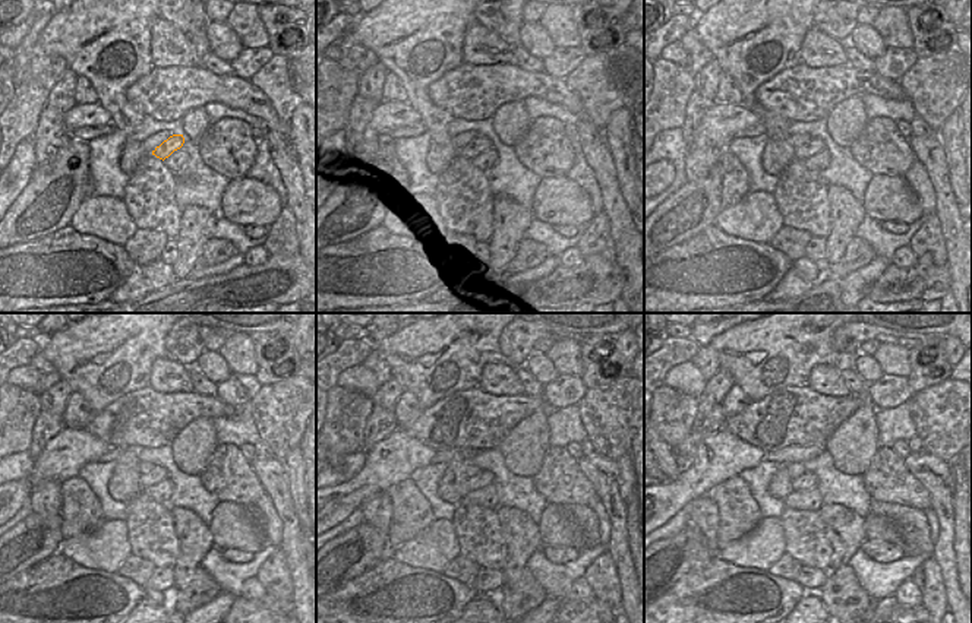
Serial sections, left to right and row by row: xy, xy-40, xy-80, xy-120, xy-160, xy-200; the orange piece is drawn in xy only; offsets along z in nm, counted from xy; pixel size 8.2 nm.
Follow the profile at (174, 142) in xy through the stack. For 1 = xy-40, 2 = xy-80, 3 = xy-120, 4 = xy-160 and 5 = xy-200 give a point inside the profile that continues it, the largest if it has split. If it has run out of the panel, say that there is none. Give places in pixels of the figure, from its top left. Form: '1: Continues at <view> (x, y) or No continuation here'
1: Continues at xy-40 (476, 146)
2: Continues at xy-80 (814, 145)
3: Continues at xy-120 (158, 474)
4: Continues at xy-160 (483, 478)
5: Continues at xy-200 (808, 480)

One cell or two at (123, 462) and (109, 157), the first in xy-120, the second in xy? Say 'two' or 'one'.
two

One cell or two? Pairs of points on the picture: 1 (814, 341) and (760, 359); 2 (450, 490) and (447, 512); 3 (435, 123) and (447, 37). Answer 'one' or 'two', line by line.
1: one
2: two
3: one

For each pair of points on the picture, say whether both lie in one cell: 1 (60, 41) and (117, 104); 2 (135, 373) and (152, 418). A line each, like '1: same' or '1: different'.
1: same
2: different

